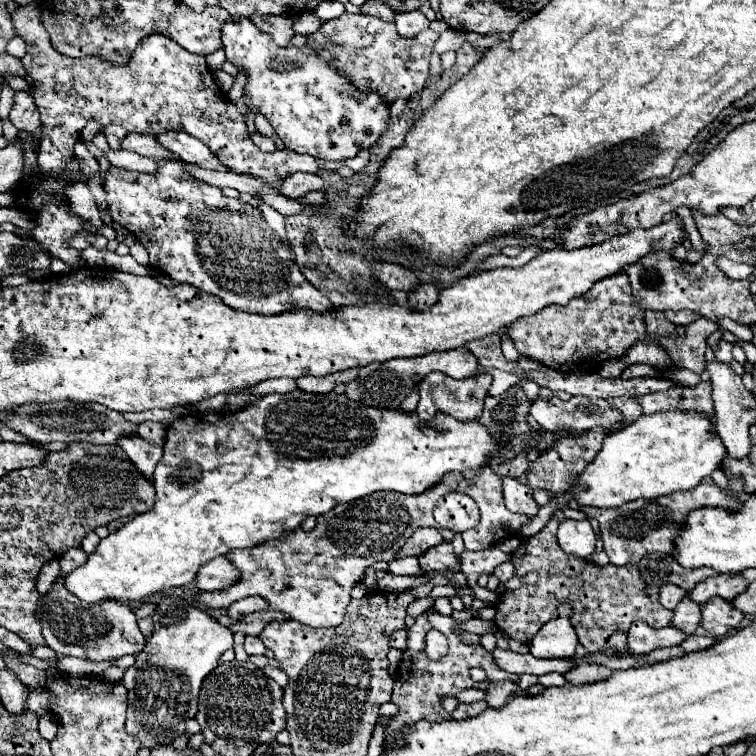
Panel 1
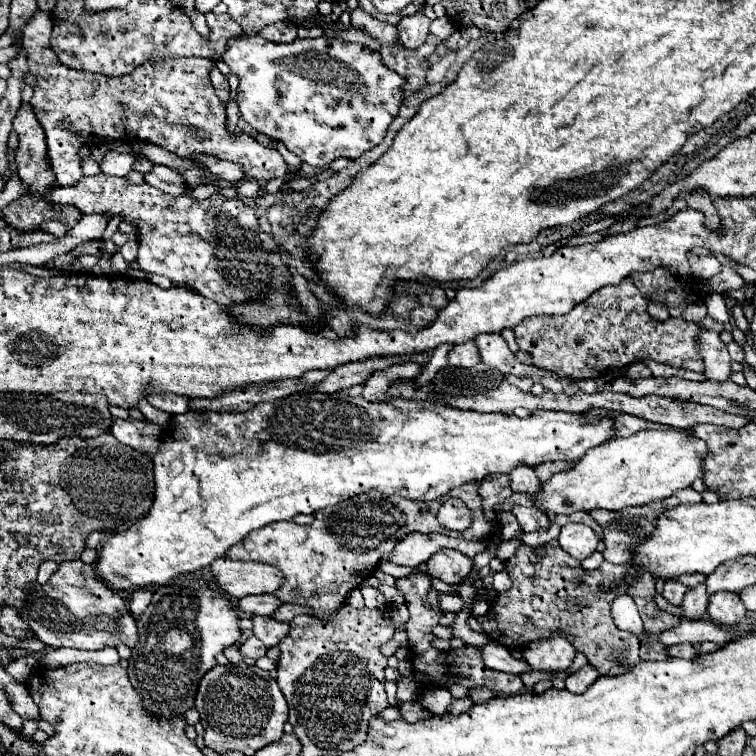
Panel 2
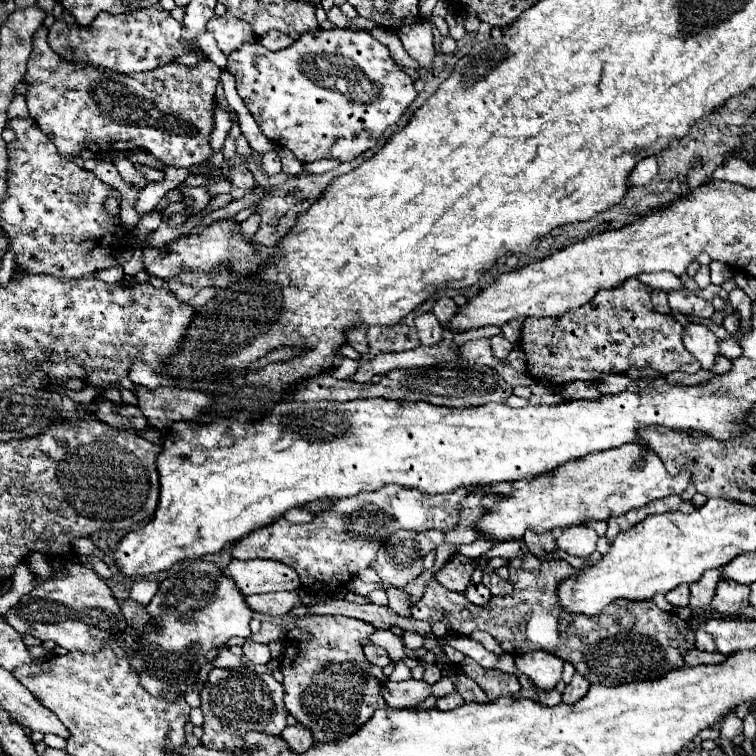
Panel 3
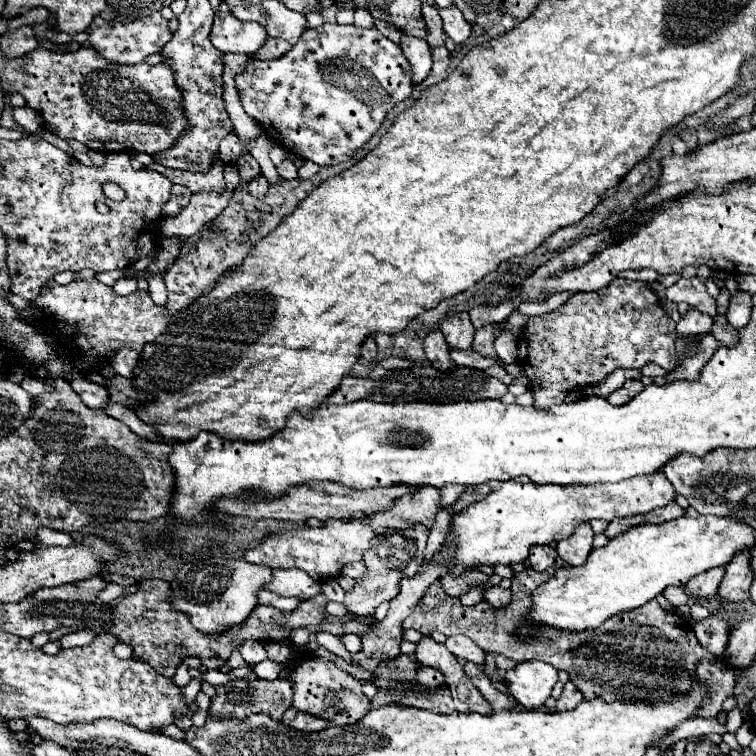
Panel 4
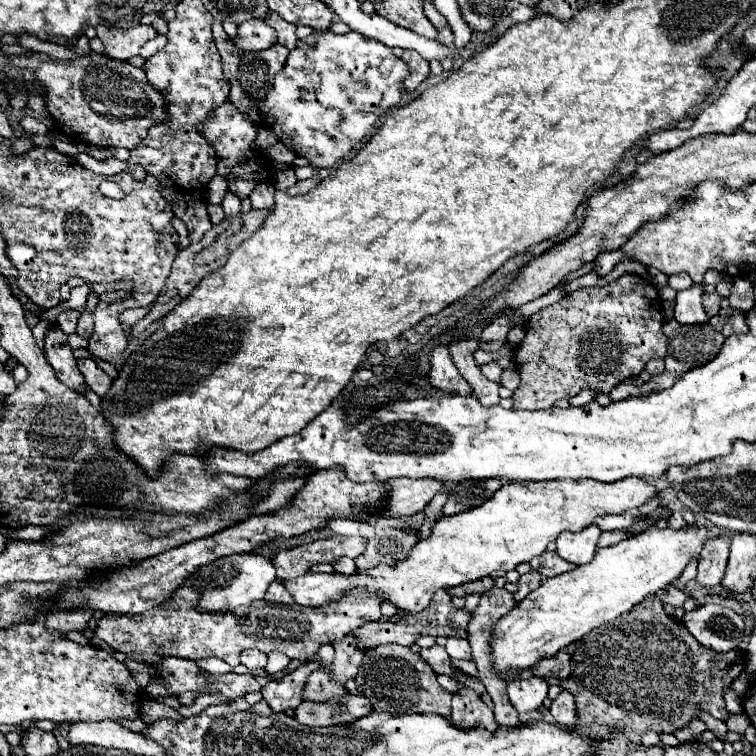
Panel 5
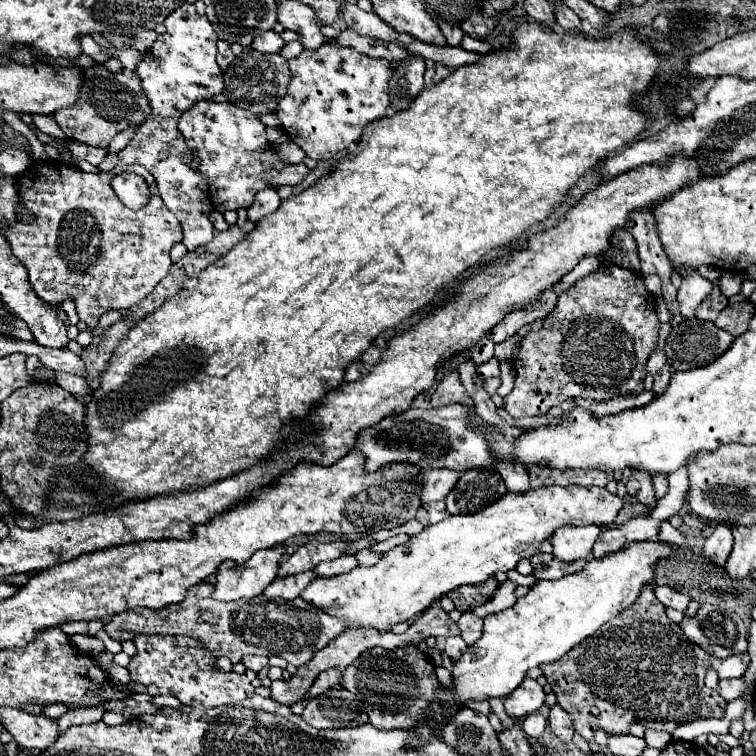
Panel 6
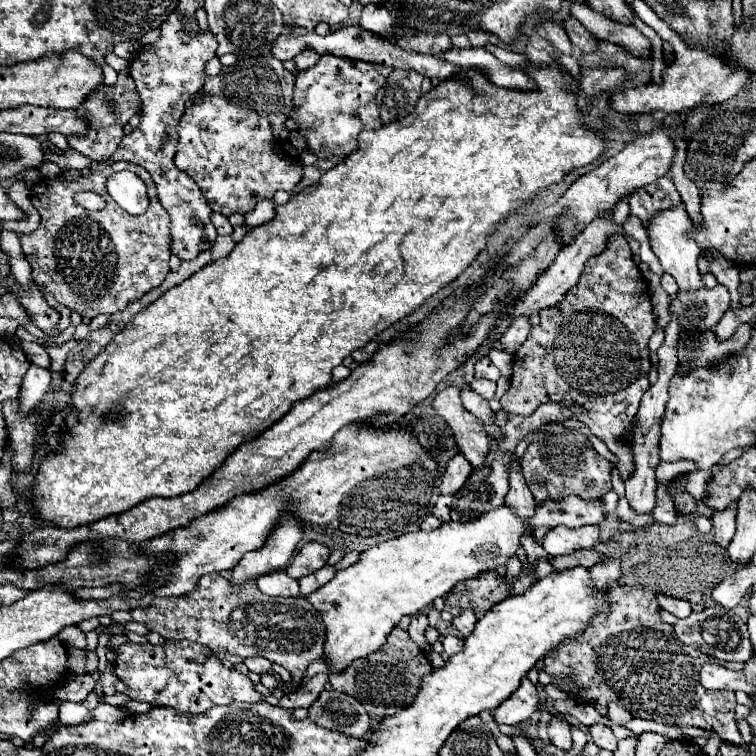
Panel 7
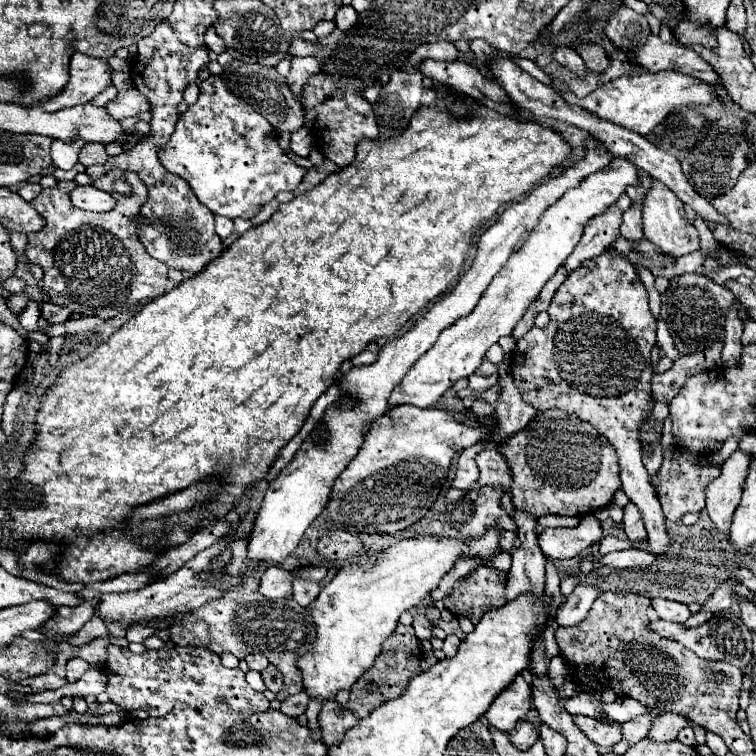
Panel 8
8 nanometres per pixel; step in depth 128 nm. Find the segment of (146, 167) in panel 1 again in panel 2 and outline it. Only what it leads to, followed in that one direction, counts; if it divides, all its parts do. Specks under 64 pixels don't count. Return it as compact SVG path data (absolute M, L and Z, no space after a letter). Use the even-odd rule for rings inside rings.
M110 150L100 162L100 170L112 176L126 176L132 170L132 164L134 164L134 158L130 156L130 153ZM154 166L154 170L144 178L146 178L146 184L152 184L154 188L160 188L162 192L168 192L172 196L178 196L180 192L188 190L186 178L180 172L174 172L172 168L166 168L166 166L164 168Z

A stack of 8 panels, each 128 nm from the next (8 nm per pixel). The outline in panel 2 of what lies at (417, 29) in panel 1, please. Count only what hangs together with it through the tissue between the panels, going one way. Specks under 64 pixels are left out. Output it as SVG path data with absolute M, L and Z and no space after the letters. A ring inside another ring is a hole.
M416 12L414 16L406 16L400 20L398 24L398 34L400 34L400 42L410 48L416 50L420 44L424 44L424 40L430 34L430 18L424 16L424 12Z

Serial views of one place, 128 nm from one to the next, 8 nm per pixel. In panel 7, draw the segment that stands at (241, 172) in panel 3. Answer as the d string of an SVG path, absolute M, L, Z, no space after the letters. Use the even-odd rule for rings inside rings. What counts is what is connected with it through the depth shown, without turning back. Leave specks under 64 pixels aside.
M262 200L260 204L256 204L256 208L252 212L244 214L244 218L246 218L246 224L250 228L260 226L260 224L272 220L274 218L274 202L272 200Z

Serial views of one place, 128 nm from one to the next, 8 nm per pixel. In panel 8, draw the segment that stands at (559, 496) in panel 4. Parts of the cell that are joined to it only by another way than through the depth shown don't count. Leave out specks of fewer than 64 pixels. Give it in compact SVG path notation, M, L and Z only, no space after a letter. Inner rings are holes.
M488 528L488 532L480 540L454 540L454 538L410 538L400 540L394 546L386 548L382 554L378 554L376 562L368 564L344 564L332 582L328 582L318 598L306 608L308 614L314 618L316 624L316 640L312 644L312 650L308 650L304 656L300 656L298 670L302 674L302 686L304 692L310 698L316 698L320 704L328 700L336 700L336 694L340 690L350 690L352 684L368 670L372 668L376 656L382 650L382 642L394 632L398 624L398 616L404 610L410 610L418 606L438 584L440 580L452 570L456 560L464 556L480 556L480 558L494 558L500 552L500 532L502 528Z

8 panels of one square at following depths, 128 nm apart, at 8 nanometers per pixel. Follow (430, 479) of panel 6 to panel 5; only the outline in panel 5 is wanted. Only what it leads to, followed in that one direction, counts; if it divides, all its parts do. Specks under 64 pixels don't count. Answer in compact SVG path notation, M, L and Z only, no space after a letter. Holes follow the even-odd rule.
M394 478L390 480L390 498L386 504L388 512L382 512L384 518L412 516L444 490L442 480L412 480L412 478Z

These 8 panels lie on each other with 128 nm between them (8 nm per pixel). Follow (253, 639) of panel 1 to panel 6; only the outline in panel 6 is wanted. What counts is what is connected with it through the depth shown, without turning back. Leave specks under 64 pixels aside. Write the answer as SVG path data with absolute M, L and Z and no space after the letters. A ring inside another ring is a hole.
M246 656L242 662L244 662L246 668L250 668L254 672L260 672L268 664L268 658L264 658L264 656Z

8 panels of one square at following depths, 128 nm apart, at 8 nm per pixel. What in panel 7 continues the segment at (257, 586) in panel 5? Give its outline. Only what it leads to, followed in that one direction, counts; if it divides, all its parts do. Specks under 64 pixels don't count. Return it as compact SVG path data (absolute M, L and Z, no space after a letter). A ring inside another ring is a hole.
M284 514L280 518L280 524L276 524L276 528L272 530L272 538L268 538L268 544L264 544L264 548L260 550L244 554L244 558L232 570L230 580L234 584L242 584L244 580L286 568L298 542L302 540L302 528L304 524L300 524L296 516Z

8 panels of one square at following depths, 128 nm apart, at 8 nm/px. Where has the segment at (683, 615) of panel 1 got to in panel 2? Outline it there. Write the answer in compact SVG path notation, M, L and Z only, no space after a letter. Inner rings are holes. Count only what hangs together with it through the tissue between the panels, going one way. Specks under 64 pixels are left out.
M698 584L696 588L690 588L686 592L686 598L684 598L684 604L682 604L686 618L690 618L690 620L704 618L706 606L708 606L708 594L706 594L704 584Z

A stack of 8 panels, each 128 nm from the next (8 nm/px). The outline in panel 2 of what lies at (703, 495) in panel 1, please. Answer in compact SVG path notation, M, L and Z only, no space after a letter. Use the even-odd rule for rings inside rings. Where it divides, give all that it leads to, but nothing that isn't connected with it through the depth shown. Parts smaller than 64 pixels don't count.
M686 488L686 490L680 490L680 492L676 492L674 496L670 496L666 502L664 502L664 500L658 500L658 502L648 504L648 506L624 508L624 510L620 510L620 512L598 512L598 518L596 518L596 520L598 520L598 524L604 528L604 536L606 536L606 540L604 540L604 544L606 544L604 558L606 558L608 562L612 562L612 564L628 564L628 562L630 562L630 560L628 560L628 558L630 558L628 548L638 542L638 536L642 538L642 536L646 536L646 534L650 534L650 532L654 530L656 518L658 518L664 510L674 508L674 506L678 506L678 504L694 504L694 502L702 502L700 494L694 492L692 488Z

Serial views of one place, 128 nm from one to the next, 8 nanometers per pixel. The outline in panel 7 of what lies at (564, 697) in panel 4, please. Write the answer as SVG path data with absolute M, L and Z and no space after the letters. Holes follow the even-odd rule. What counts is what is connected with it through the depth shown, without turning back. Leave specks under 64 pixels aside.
M558 714L552 716L552 720L550 720L550 724L548 724L548 734L550 734L550 742L552 742L558 750L568 752L568 750L572 748L570 724L568 724L562 716L558 716Z

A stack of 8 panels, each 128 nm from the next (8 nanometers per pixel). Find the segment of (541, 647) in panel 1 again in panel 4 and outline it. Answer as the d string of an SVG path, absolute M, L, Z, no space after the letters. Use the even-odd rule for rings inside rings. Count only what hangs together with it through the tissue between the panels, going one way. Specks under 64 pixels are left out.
M524 662L506 672L506 684L514 700L526 710L544 706L558 680L558 670L546 662Z

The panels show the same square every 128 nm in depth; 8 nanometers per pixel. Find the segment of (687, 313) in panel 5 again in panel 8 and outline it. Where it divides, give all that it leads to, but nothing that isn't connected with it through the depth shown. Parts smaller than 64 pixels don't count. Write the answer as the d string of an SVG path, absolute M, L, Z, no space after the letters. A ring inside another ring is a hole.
M652 180L652 188L648 190L648 196L644 198L644 210L642 212L644 212L642 214L644 236L652 244L656 244L664 254L678 258L678 256L684 256L684 254L700 248L698 230L692 224L688 224L682 200L670 188L664 188L664 184L660 184L658 180Z

